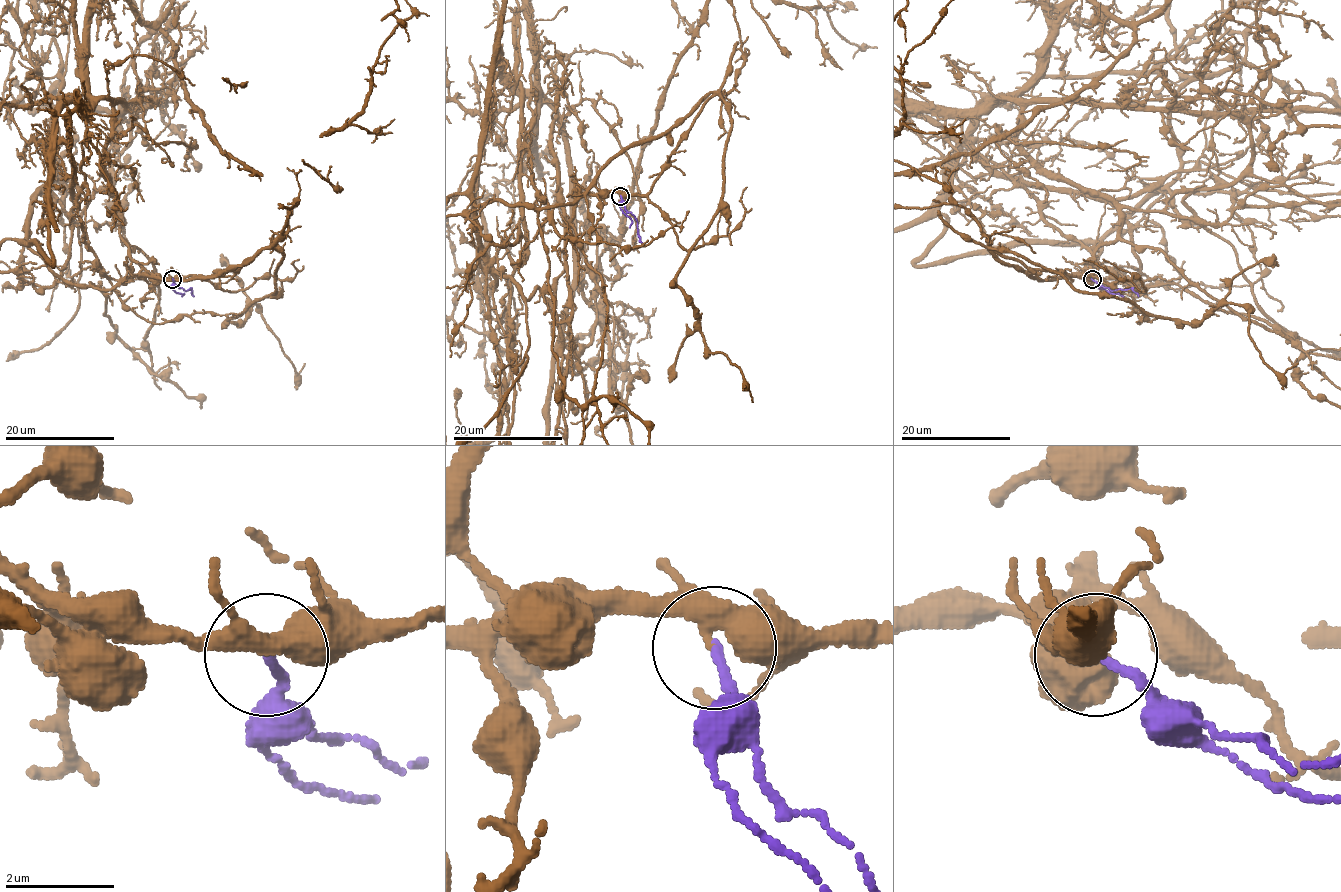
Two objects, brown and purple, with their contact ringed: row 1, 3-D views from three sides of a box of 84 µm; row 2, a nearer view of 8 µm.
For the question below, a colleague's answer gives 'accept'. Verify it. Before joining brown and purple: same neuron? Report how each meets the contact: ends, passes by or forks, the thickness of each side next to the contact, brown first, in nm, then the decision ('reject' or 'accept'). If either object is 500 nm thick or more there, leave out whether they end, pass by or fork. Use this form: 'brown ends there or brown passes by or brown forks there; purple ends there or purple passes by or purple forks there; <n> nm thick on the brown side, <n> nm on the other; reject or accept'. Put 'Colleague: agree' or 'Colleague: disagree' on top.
Colleague: agree
brown passes by; purple ends there; 280 nm thick on the brown side, 170 nm on the other; accept

